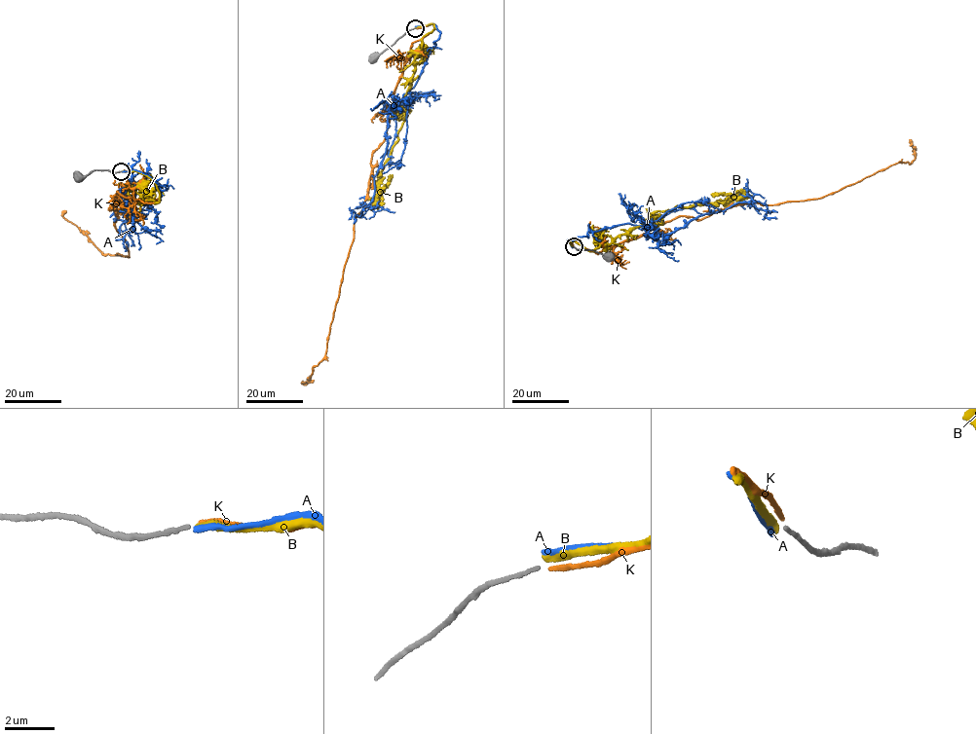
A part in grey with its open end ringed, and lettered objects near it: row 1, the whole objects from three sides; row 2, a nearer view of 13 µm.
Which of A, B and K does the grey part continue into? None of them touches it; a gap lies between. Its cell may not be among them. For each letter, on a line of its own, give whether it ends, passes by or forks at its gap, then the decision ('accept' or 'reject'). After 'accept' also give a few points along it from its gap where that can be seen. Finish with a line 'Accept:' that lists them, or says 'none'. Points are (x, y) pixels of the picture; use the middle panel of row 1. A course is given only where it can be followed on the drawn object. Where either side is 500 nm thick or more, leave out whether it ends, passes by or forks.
A: it ends | reject
B: it ends | reject
K: it ends | accept | via (415, 28), (434, 25), (406, 54), (385, 138), (373, 154), (368, 197), (355, 218), (326, 350), (307, 384)
Accept: K

